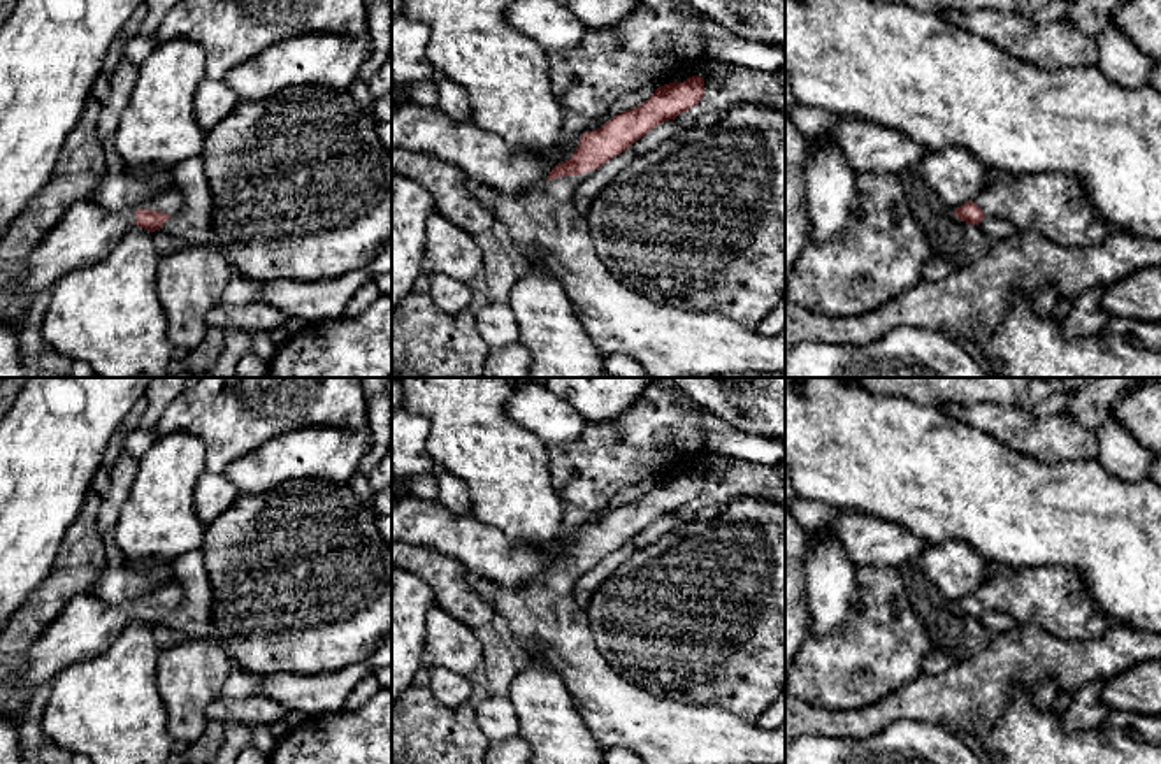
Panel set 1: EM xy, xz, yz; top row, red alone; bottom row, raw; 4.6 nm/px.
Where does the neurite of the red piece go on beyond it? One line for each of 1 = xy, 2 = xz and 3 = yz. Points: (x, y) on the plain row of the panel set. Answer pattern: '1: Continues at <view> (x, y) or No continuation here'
1: Continues at xy (86, 627)
2: Continues at xz (543, 617)
3: Continues at yz (1054, 598)

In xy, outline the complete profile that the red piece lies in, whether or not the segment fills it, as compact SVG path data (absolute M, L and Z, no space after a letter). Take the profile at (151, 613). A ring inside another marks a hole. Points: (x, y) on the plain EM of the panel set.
M176 580L139 602L109 606L90 594L76 595L33 641L9 683L14 688L35 688L51 681L70 664L104 653L133 618L160 623L183 599L184 590Z

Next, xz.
M692 469L683 476L674 474L659 479L641 499L615 508L597 523L585 525L569 553L555 559L543 578L516 590L501 587L490 578L471 569L465 569L465 580L471 588L494 608L495 615L502 615L508 620L509 634L527 652L527 655L541 659L543 666L550 667L562 678L580 715L585 718L588 729L602 746L634 750L645 764L785 764L785 722L778 729L766 731L717 704L669 701L666 697L648 694L641 687L624 680L597 650L594 634L588 627L587 611L574 601L574 581L588 564L602 560L660 516L674 513L678 508L697 499L703 490L704 471L699 469Z

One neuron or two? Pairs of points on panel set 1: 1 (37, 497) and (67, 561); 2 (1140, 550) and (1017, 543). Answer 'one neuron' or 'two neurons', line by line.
1: two neurons
2: one neuron

